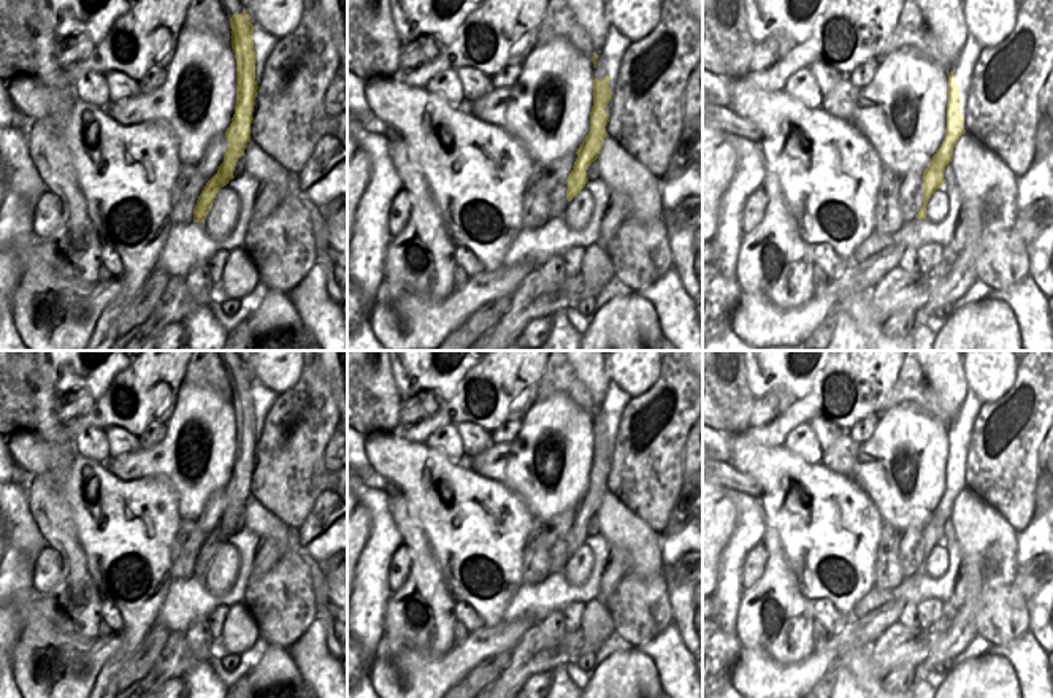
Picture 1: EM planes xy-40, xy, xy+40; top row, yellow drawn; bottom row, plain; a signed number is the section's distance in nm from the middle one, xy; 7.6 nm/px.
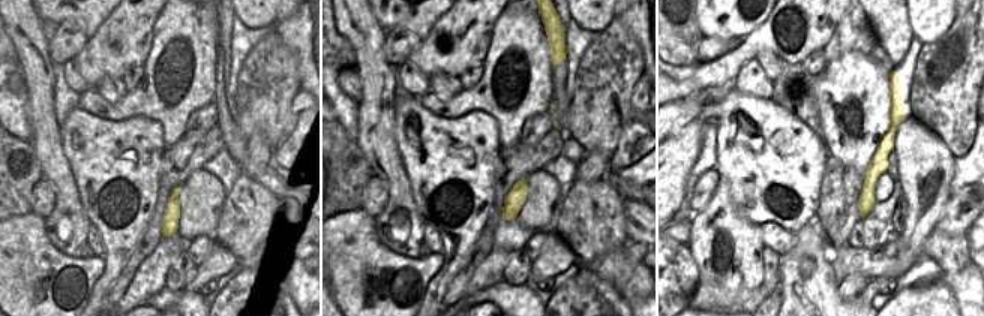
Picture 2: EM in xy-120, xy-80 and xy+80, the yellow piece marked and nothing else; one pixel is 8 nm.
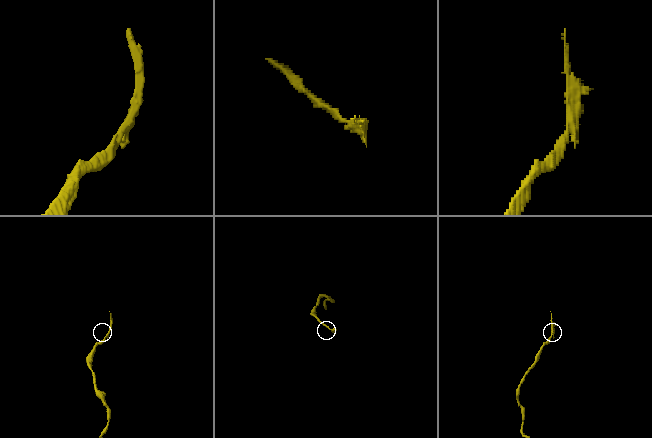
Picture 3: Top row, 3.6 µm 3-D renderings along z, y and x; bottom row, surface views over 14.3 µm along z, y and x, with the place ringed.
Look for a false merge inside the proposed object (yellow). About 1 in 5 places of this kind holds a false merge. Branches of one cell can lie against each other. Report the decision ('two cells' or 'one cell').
one cell

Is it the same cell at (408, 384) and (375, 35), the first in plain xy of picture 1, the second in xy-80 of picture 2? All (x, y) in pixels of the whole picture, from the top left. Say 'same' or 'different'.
different

